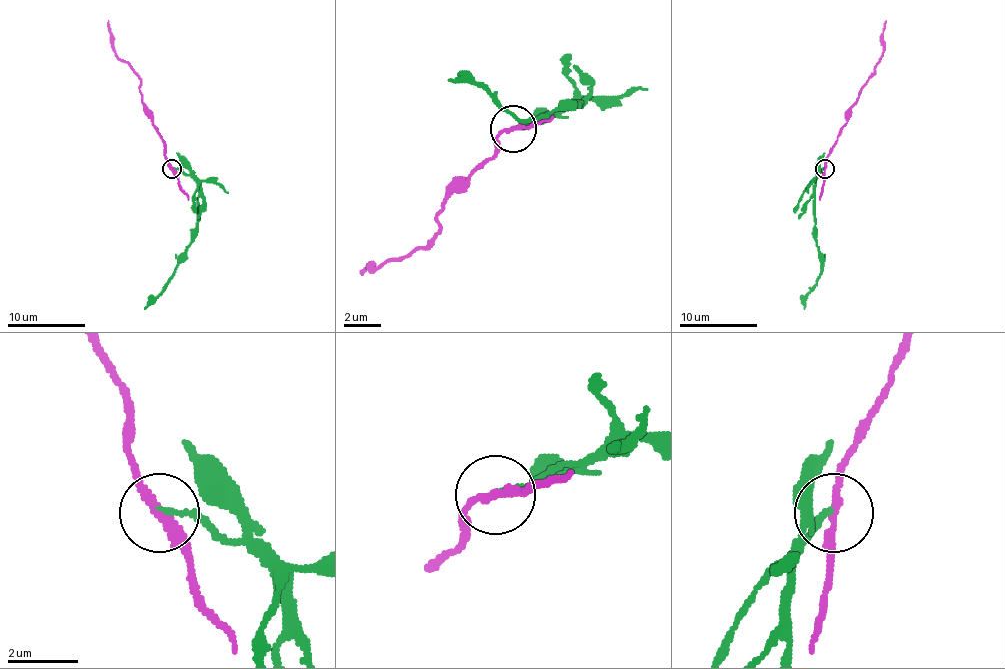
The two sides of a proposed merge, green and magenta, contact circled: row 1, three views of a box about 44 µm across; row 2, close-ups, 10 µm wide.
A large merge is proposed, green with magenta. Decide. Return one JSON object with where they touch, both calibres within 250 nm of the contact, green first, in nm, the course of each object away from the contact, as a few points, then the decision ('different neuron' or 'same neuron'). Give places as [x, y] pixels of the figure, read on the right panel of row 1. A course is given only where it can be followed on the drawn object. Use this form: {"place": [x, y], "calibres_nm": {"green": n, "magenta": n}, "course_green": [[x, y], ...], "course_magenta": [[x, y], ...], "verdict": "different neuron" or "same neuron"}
{"place": [824, 168], "calibres_nm": {"green": 140, "magenta": 240}, "course_green": [[824, 168], [814, 182], [814, 232], [820, 277], [806, 294], [804, 308]], "course_magenta": [[824, 168], [834, 143], [847, 121], [847, 111], [882, 55], [886, 20]], "verdict": "different neuron"}

